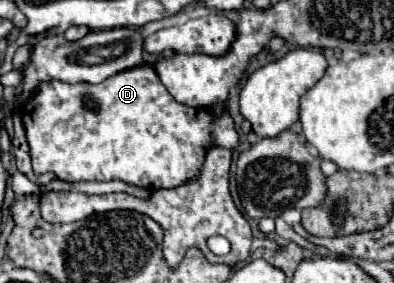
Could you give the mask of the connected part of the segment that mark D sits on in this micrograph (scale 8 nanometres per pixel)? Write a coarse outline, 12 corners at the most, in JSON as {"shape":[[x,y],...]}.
{"shape":[[150,64],[24,102],[34,172],[148,190],[238,146]]}

